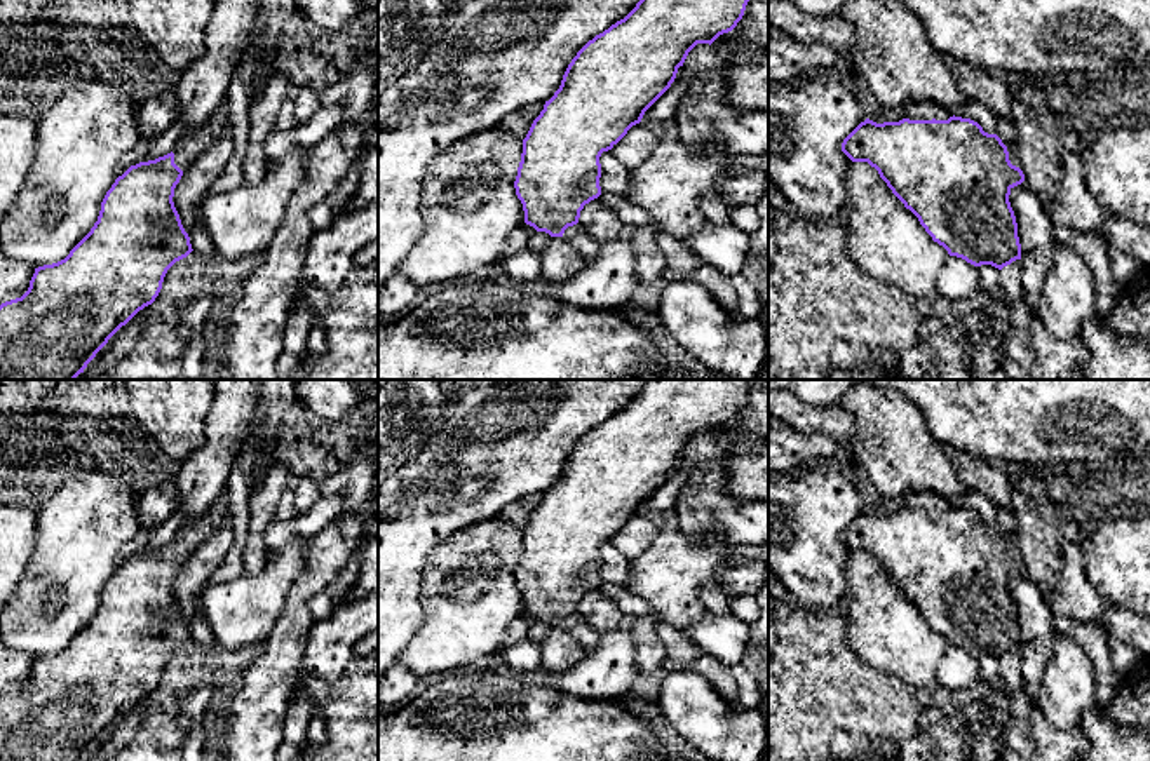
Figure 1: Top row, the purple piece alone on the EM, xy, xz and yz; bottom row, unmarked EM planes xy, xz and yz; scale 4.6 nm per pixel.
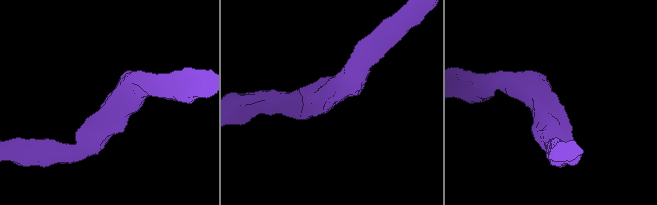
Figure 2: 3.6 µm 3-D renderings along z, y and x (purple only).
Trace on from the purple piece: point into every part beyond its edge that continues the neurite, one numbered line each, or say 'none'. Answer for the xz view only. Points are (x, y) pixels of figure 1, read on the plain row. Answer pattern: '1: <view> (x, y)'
1: xz (584, 634)

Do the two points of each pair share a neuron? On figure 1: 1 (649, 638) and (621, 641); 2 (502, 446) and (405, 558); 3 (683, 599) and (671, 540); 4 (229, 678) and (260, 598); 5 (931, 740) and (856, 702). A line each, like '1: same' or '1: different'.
1: different
2: same
3: same
4: different
5: different

